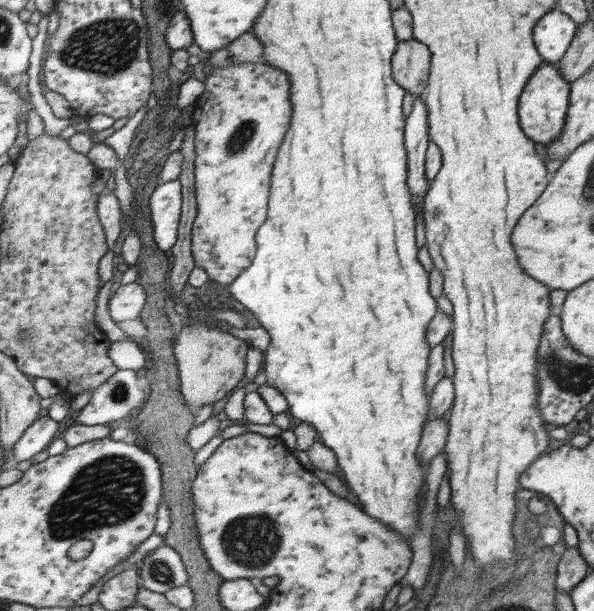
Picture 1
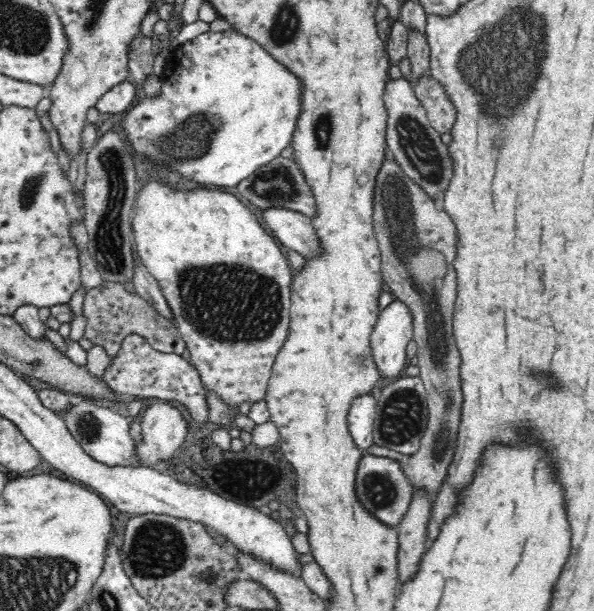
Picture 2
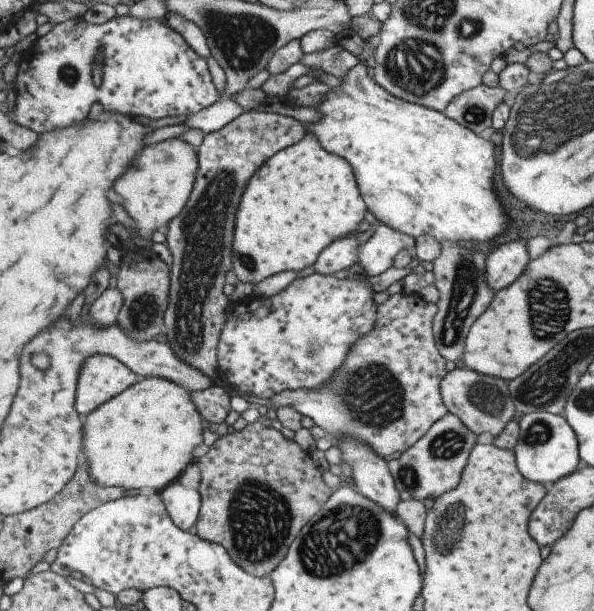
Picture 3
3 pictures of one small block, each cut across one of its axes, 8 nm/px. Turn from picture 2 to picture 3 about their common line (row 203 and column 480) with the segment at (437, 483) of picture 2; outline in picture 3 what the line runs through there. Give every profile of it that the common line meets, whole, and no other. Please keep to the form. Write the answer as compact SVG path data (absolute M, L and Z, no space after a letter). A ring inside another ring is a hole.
M457 366L442 382L442 396L451 414L463 419L463 424L477 436L488 432L495 439L513 420L517 408L510 391L510 381L484 375L467 366Z

